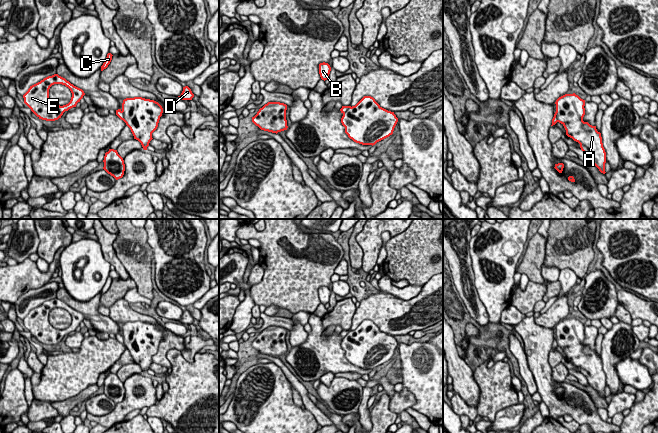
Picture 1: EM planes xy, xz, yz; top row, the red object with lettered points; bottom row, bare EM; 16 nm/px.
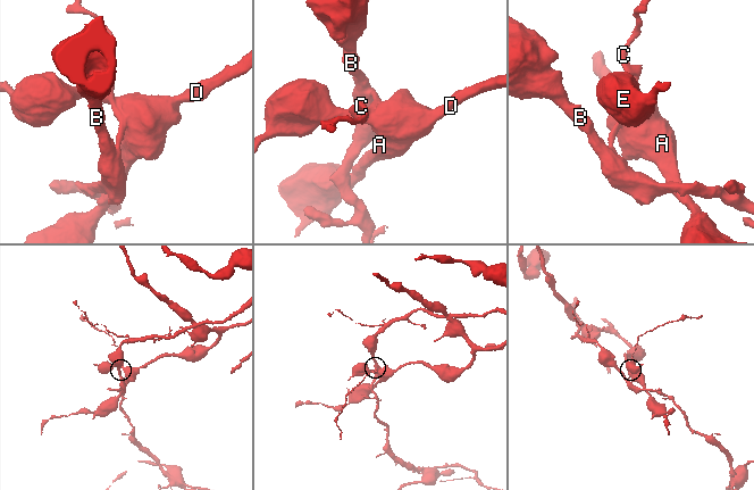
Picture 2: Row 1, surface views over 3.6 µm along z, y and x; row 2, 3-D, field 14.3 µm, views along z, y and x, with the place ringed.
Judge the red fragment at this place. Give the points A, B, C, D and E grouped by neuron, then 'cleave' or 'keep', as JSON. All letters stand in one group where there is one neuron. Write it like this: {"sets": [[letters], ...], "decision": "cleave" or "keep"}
{"sets": [["A", "D", "E"], ["B", "C"]], "decision": "cleave"}

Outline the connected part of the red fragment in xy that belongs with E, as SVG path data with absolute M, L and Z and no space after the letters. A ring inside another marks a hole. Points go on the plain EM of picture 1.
M54 298L30 310L28 315L23 319L23 322L24 327L39 343L55 345L61 342L65 335L76 331L84 319L85 317L82 313L74 310L58 298ZM54 308L62 308L70 313L72 321L68 328L60 330L50 324L49 313Z

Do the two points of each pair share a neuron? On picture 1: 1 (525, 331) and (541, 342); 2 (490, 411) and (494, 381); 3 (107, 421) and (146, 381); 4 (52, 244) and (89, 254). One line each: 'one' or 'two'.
1: one
2: one
3: one
4: two

